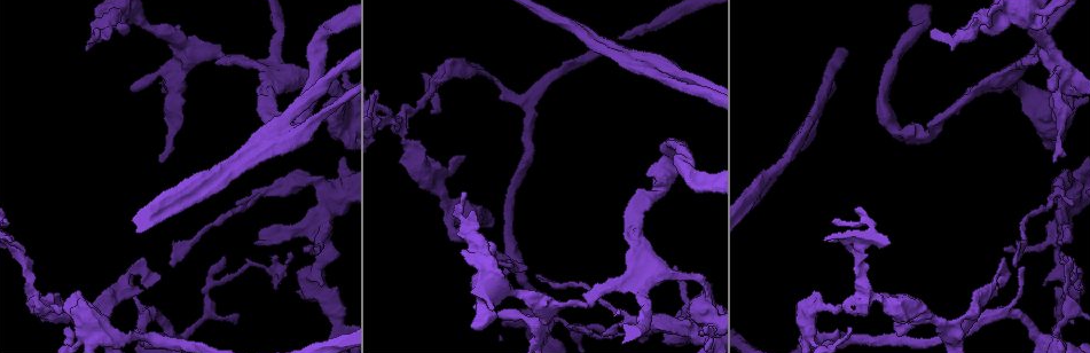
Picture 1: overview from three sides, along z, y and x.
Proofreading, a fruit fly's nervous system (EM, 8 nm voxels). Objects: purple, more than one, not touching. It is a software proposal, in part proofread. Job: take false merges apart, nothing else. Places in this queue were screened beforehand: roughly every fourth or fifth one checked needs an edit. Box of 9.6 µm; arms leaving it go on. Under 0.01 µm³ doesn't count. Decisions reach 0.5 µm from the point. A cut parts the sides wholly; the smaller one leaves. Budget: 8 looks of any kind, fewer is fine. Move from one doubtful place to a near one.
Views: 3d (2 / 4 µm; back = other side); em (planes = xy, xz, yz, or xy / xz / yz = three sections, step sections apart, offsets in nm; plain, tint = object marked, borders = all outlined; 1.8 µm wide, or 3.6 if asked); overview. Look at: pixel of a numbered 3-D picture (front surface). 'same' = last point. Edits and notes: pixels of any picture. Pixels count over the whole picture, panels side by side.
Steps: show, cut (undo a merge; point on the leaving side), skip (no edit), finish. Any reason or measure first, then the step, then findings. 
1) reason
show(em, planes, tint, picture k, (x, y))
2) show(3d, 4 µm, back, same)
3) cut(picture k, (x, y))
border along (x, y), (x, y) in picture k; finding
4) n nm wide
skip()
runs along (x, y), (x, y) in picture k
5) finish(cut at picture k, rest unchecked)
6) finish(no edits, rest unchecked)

four-way junction
show(3d, 4 µm, picture 1, (960, 332))

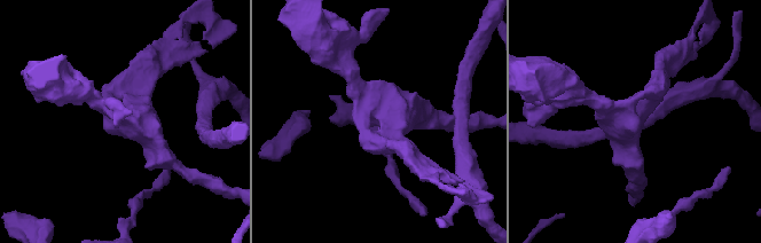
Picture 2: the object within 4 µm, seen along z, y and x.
4 arms
show(em, planes, borders, picture 2, (134, 120))

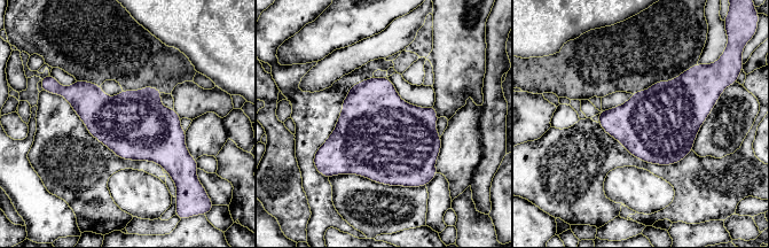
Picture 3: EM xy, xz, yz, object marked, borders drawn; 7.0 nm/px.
skip()
one cell here

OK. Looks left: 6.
four arms meet
show(em, xz, step 4, tint, picture 1, (542, 323))

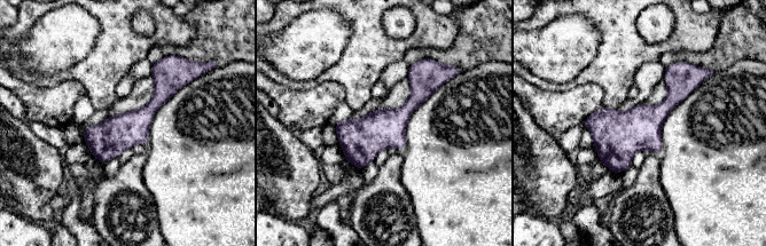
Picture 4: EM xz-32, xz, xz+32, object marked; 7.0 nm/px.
skip()
runs along (420, 69), (417, 97), (348, 158) in picture 4; one cell here

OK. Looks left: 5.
three arms meet
show(3d, 2 µm, back, picture 1, (1070, 291))

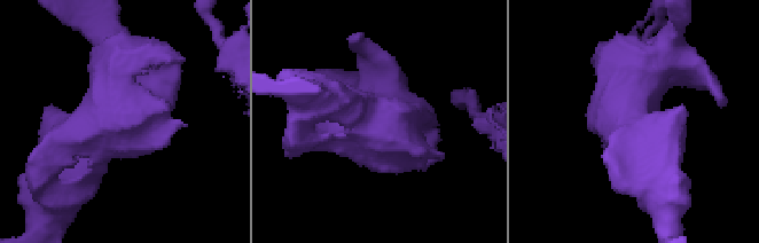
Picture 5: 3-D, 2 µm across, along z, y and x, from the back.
shape alone is not enough
show(em, xz, step 4, tint, picture 5, (113, 128))

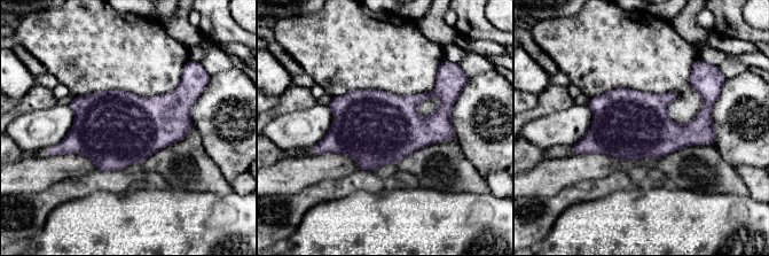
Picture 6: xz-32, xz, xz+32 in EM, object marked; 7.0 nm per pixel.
cut it another way
show(em, xy, step 16, borders, same)

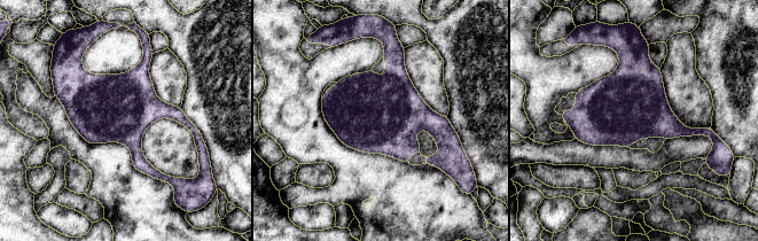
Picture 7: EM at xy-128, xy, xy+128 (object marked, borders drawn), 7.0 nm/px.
440 nm wide
skip()
all the same cell

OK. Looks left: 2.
finish(no edits, rest unchecked)

